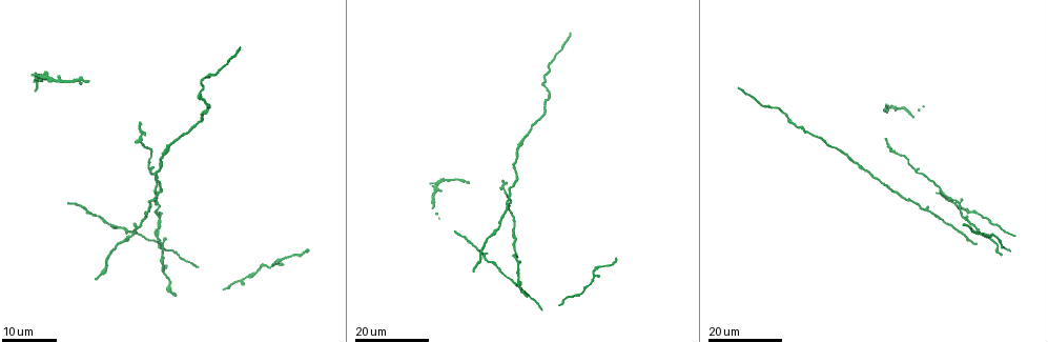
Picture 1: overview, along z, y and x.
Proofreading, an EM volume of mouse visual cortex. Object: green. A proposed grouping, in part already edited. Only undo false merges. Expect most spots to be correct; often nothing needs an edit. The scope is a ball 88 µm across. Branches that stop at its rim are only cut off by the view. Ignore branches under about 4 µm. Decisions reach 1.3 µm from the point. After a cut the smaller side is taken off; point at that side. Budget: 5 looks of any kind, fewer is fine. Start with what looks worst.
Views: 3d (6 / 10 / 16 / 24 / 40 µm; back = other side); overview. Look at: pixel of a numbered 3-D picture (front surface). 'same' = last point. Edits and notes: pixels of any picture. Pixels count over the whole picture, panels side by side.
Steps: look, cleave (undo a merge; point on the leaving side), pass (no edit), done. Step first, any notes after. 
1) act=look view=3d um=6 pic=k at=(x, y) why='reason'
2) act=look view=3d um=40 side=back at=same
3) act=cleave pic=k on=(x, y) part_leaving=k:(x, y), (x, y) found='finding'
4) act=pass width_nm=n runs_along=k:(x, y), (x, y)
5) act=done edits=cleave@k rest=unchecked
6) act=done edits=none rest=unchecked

act=look view=3d um=24 pic=1 at=(111, 226) why='three-way junction'

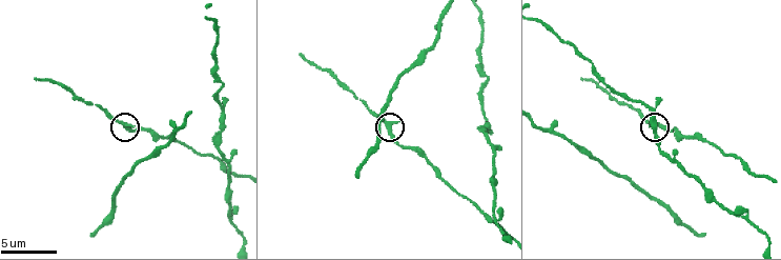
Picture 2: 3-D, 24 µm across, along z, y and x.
act=look view=3d um=6 pic=2 at=(123, 122)

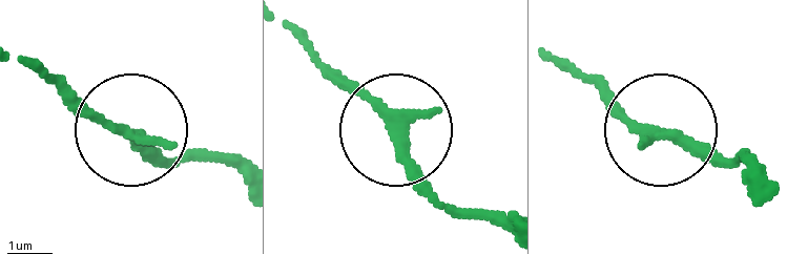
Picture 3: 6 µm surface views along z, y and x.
act=pass side_arm_um=11 found='one neuron here'

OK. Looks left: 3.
act=look view=3d um=16 pic=2 at=(652, 109) why='three-way junction'

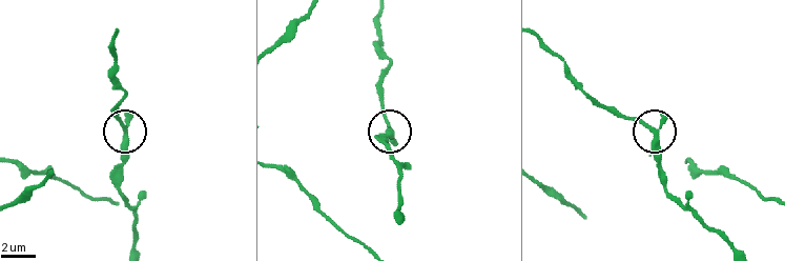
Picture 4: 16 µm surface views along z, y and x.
act=look view=3d um=6 pic=4 at=(650, 131) why='zoom in'

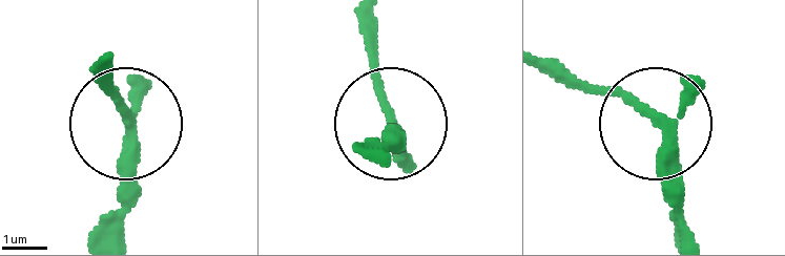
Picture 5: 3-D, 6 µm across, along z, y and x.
act=pass width_nm=220 found='continuous, no second neuron'

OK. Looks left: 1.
act=look view=3d um=10 pic=2 at=(478, 69)

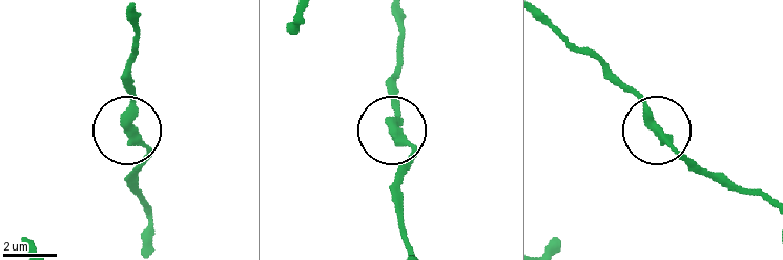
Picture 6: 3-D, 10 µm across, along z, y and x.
act=pass width_nm=340 found='all the same neuron'

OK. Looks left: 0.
act=done edits=none rest=unchecked

